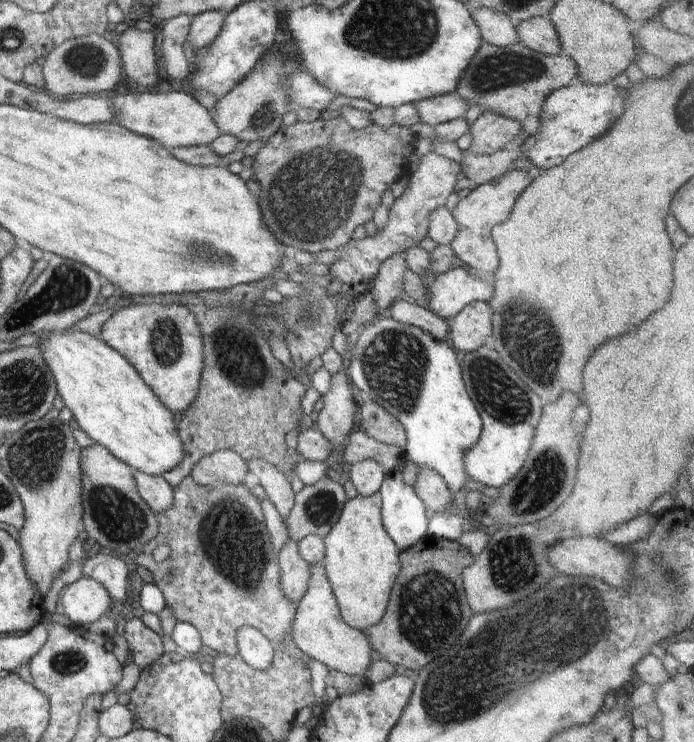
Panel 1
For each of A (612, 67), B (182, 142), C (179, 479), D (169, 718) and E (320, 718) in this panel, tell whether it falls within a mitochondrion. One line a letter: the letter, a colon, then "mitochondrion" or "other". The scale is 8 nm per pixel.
A: other
B: other
C: other
D: mitochondrion
E: other

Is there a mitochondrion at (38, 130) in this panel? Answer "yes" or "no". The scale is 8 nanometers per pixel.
no

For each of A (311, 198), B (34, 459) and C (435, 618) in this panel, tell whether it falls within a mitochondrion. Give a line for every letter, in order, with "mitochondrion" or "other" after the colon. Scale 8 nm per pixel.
A: mitochondrion
B: mitochondrion
C: mitochondrion

